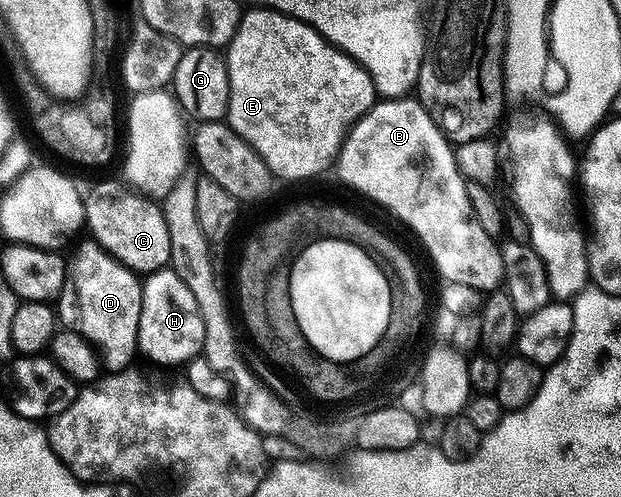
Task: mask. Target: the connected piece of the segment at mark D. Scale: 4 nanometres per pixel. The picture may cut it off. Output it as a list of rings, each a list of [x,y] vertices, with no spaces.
[[[91,238],[76,250],[75,256],[75,264],[73,260],[69,268],[70,283],[75,283],[74,331],[91,345],[108,373],[121,372],[137,356],[137,330],[143,297],[140,277],[120,260],[114,260]]]

